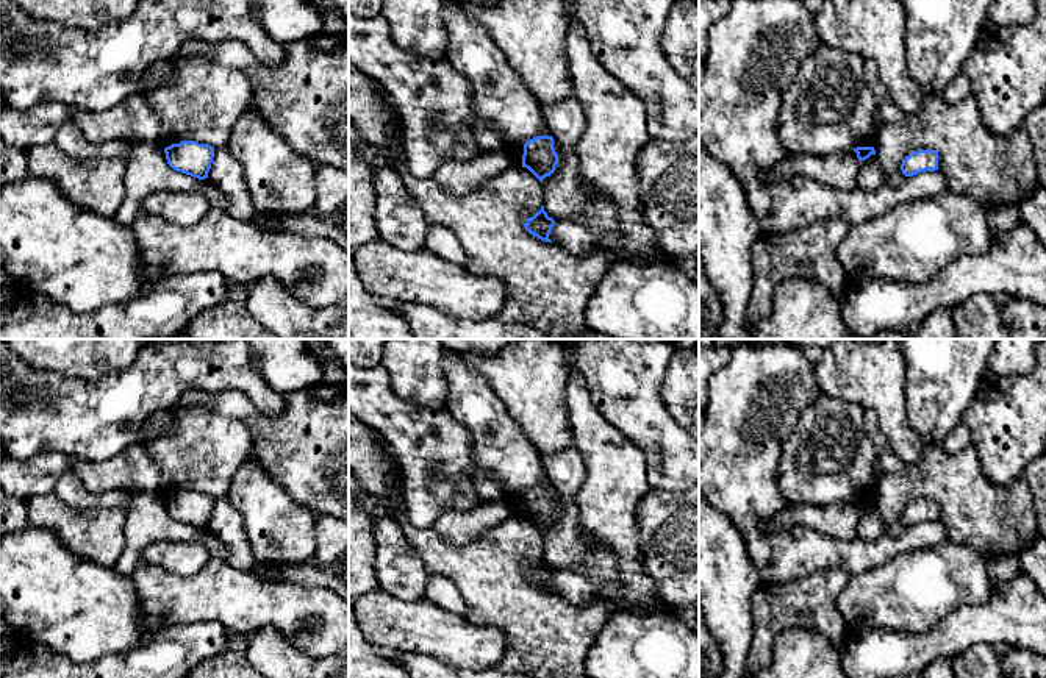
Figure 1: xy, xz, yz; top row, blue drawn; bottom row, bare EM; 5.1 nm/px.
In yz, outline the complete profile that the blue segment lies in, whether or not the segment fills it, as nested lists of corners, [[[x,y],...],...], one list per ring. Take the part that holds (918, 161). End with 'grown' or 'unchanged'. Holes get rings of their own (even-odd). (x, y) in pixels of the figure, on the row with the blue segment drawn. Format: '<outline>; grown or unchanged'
[[[918,150],[905,156],[901,164],[901,170],[905,177],[913,177],[919,172],[938,170],[938,152],[937,150]]]; unchanged

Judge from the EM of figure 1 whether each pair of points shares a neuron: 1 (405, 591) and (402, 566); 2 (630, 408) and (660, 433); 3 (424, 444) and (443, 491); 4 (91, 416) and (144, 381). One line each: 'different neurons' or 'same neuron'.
1: same neuron
2: same neuron
3: different neurons
4: same neuron

